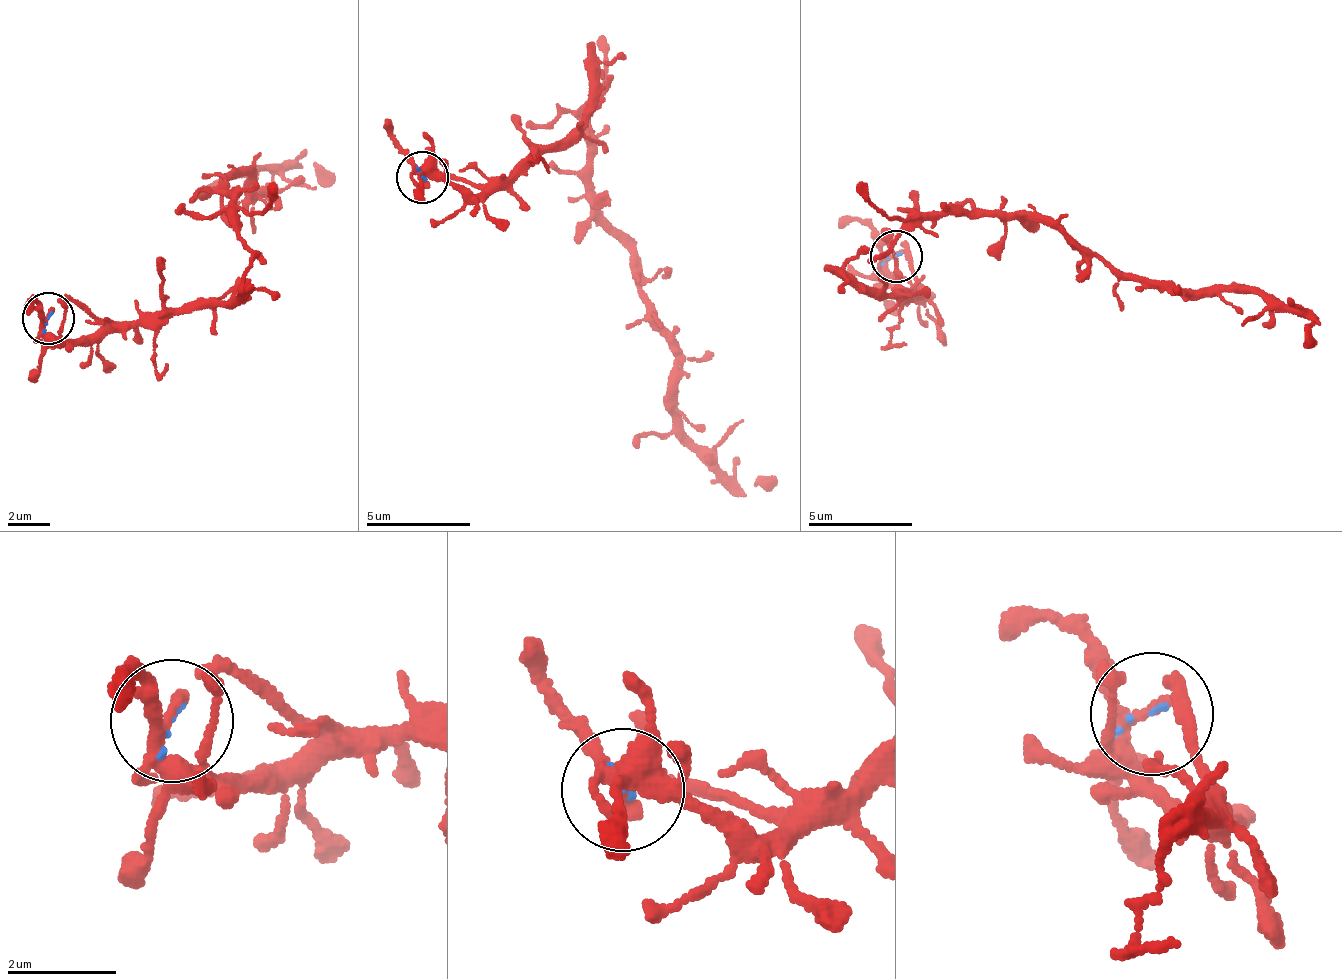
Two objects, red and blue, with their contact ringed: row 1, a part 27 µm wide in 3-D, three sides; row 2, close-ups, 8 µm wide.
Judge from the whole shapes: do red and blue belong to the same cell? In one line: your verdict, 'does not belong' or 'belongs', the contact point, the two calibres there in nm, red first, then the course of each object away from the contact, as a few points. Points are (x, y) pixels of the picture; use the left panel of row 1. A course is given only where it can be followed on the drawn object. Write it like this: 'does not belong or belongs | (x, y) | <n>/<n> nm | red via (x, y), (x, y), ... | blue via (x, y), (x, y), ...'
belongs | (48, 318) | 200/60 nm | red via (49, 319), (216, 307), (253, 254), (220, 175), (333, 187) | blue via (49, 319), (42, 335)

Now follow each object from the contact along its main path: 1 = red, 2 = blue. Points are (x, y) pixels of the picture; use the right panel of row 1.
1: (897, 258), (917, 299), (847, 267), (946, 215), (1047, 215), (1165, 289), (1310, 319), (1306, 350)
2: (897, 258), (880, 265)

